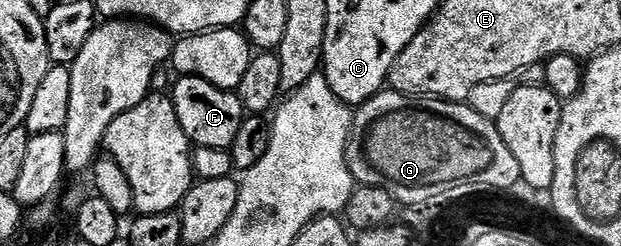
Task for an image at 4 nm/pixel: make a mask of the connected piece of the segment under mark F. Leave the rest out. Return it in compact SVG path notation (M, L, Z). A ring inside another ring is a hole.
M177 76L173 81L171 99L175 114L179 118L179 126L183 126L183 134L187 134L190 145L199 148L232 149L235 134L239 134L239 126L243 126L247 115L236 91L211 86L211 82L203 78Z

